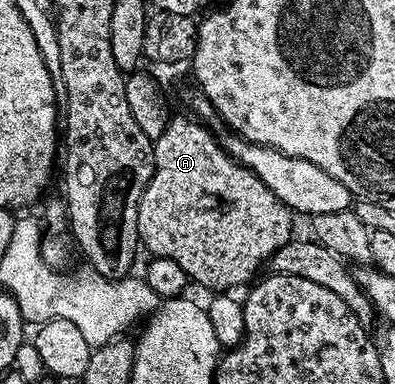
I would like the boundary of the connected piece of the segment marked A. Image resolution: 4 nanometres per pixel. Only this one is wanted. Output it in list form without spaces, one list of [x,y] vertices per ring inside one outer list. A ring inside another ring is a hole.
[[[172,118],[165,133],[154,140],[155,172],[137,205],[139,242],[152,251],[154,258],[177,261],[188,280],[208,287],[208,292],[227,293],[235,289],[231,287],[246,288],[260,274],[259,266],[262,263],[264,266],[278,247],[291,242],[293,212],[267,188],[261,177],[231,158],[223,150],[222,142],[214,139],[202,122],[191,119]]]

